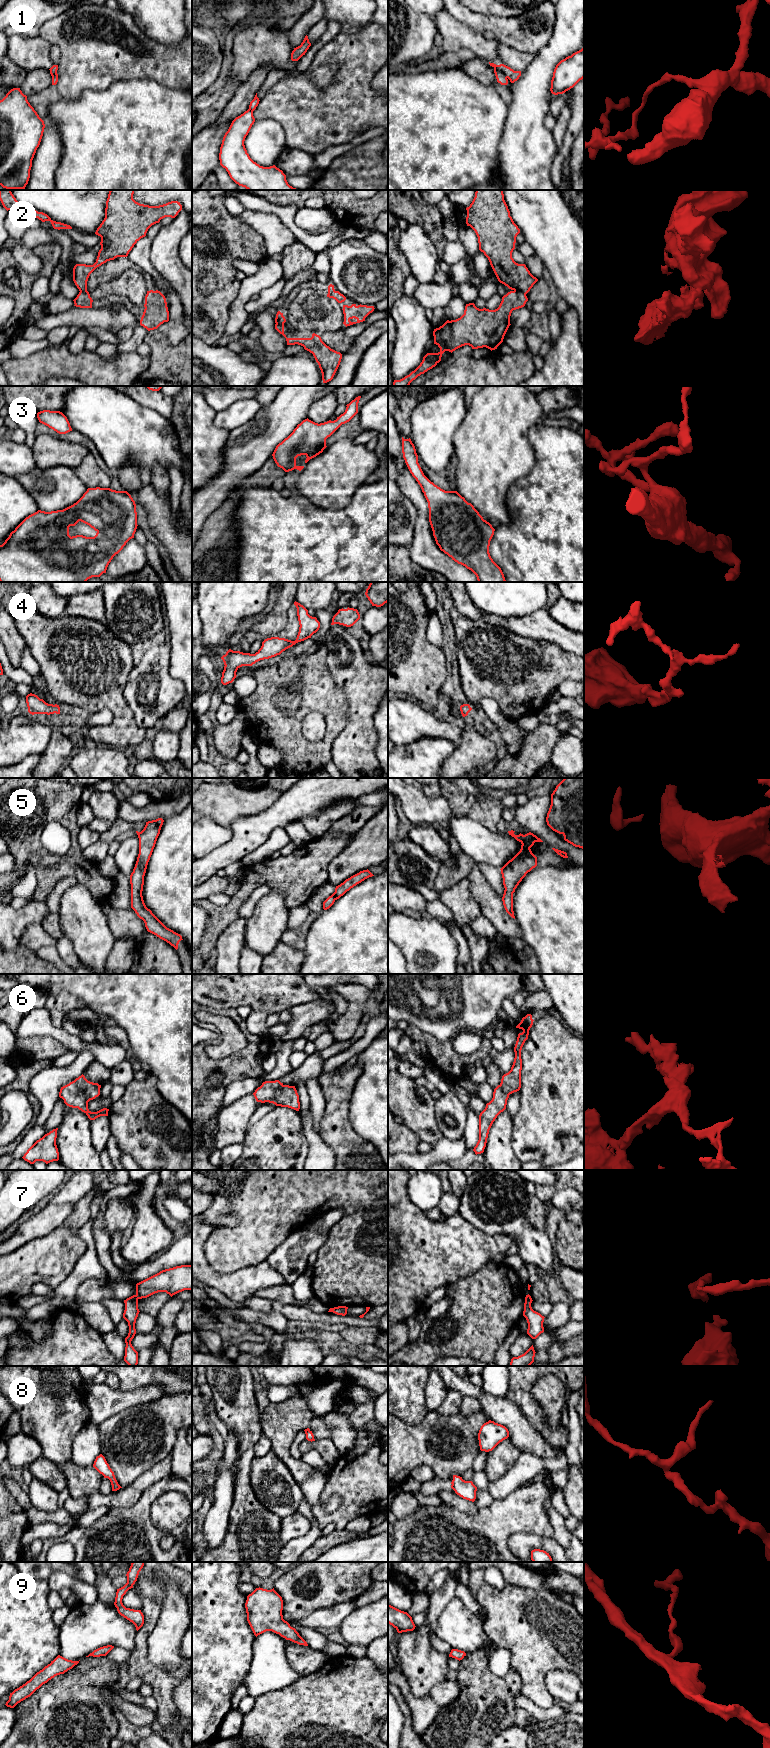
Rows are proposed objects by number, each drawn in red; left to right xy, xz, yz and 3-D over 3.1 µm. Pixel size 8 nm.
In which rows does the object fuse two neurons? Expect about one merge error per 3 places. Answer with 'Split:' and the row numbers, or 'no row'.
Split: 1, 2, 7

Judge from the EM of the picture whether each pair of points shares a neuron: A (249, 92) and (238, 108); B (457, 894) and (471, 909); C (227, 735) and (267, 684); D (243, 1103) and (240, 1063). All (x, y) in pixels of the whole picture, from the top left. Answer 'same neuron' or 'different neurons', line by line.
A: same neuron
B: same neuron
C: different neurons
D: different neurons

